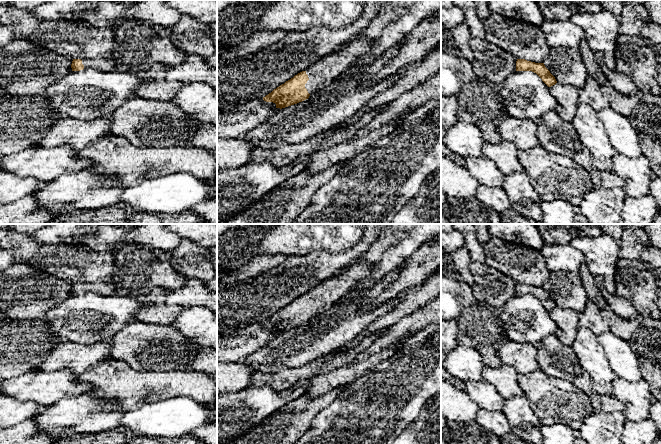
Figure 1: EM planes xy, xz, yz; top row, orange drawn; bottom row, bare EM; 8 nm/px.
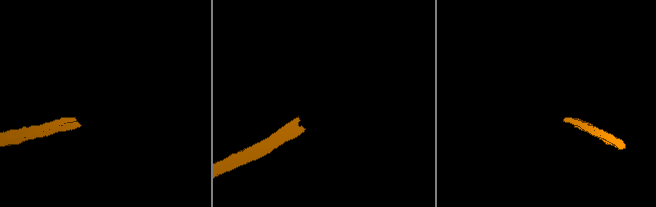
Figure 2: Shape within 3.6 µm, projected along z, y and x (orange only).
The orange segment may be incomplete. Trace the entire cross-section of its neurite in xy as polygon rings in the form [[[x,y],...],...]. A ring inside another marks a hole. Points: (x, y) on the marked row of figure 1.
[[[100,55],[96,58],[73,59],[71,64],[72,71],[92,68],[101,72],[110,72],[115,67],[116,64],[110,55]]]

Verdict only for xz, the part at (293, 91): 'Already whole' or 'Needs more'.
Needs more

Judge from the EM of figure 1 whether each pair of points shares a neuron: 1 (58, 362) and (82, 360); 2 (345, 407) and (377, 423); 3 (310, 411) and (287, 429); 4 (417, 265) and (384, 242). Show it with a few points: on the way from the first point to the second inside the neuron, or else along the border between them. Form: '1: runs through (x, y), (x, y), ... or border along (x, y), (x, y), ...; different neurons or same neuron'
1: runs through (64, 360), (76, 360); same neuron
2: runs through (353, 415), (356, 418), (369, 418); same neuron
3: runs through (304, 412), (293, 423); same neuron
4: border along (409, 259), (402, 267); different neurons

